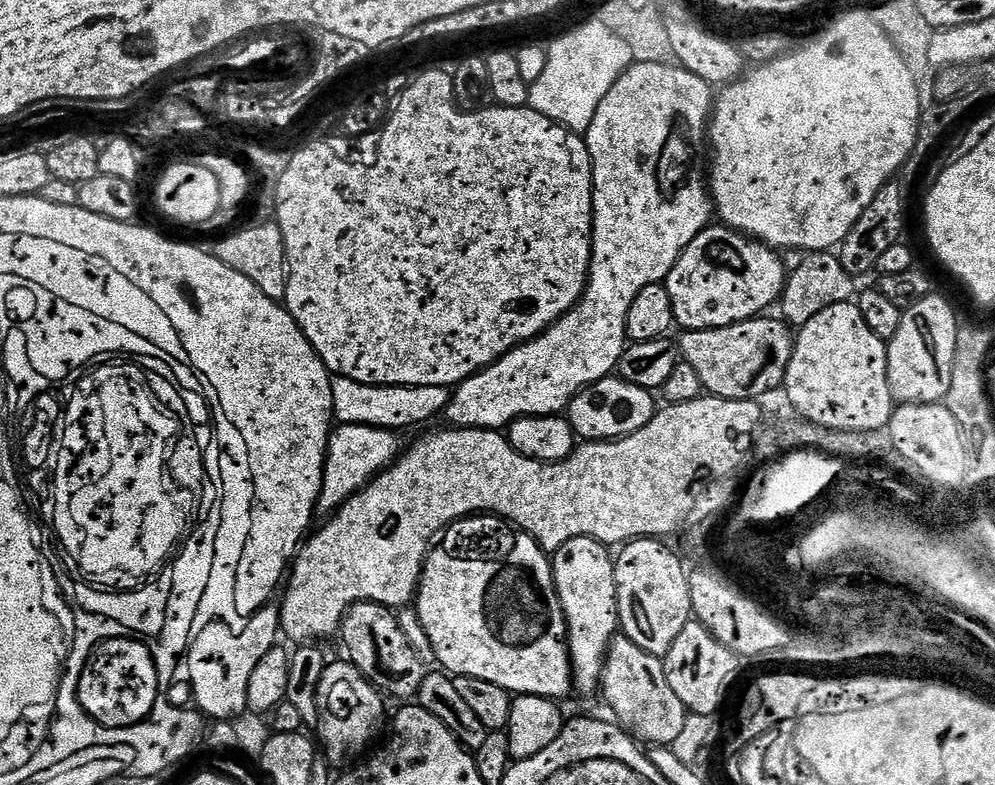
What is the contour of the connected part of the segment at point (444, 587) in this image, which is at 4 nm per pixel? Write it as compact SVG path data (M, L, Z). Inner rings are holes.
M480 514L475 518L455 520L443 533L440 545L429 551L424 558L424 569L420 575L420 586L416 590L414 607L422 622L422 630L426 630L426 638L430 638L430 646L436 655L436 664L453 677L469 676L482 678L486 682L494 682L494 686L502 686L509 694L516 696L545 696L548 700L563 701L563 696L573 691L572 660L568 657L568 627L564 621L564 611L556 593L556 583L552 573L552 562L549 553L541 548L540 543L527 532L517 531L508 521L491 514Z

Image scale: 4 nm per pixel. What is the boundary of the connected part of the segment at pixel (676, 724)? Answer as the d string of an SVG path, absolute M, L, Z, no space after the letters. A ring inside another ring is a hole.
M622 634L613 636L608 655L604 657L603 692L605 702L612 707L615 723L645 745L671 746L690 715L682 698L670 690L663 659L642 650L642 646L634 646L634 642Z

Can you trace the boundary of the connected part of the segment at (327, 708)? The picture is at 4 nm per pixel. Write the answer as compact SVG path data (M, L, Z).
M329 663L318 682L316 700L318 720L317 733L320 732L325 745L322 752L329 765L337 766L356 757L369 742L376 728L384 720L385 697L380 690L352 665Z

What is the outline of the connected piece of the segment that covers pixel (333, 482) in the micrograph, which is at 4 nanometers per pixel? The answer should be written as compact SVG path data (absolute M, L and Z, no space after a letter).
M340 424L328 437L328 454L324 458L324 481L320 487L319 511L335 513L356 492L372 480L401 451L395 431L371 428L365 424Z

